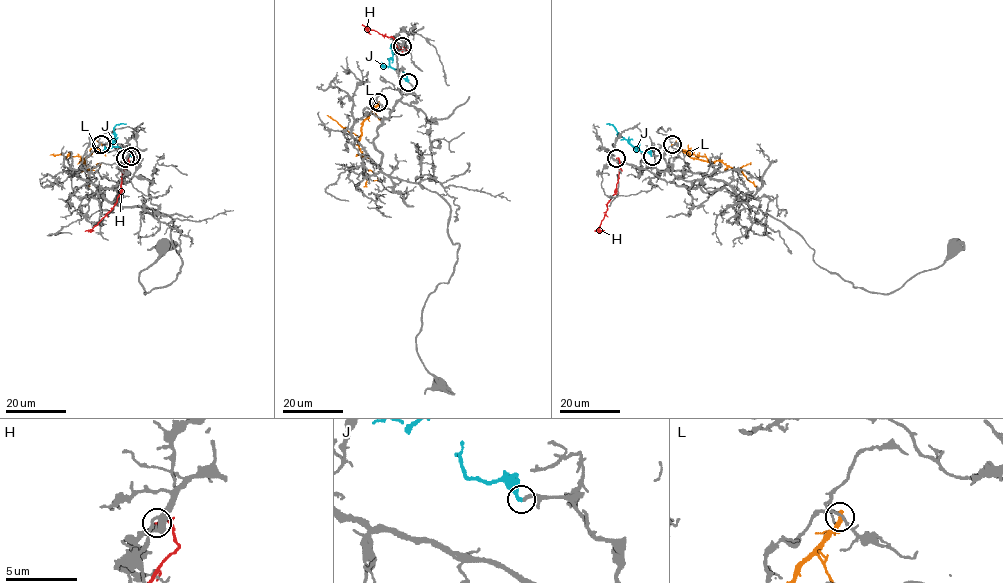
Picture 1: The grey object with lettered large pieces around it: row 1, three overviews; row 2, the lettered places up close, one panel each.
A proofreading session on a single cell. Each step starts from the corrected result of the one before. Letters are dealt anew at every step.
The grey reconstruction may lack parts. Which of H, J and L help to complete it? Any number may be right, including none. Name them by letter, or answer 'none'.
J

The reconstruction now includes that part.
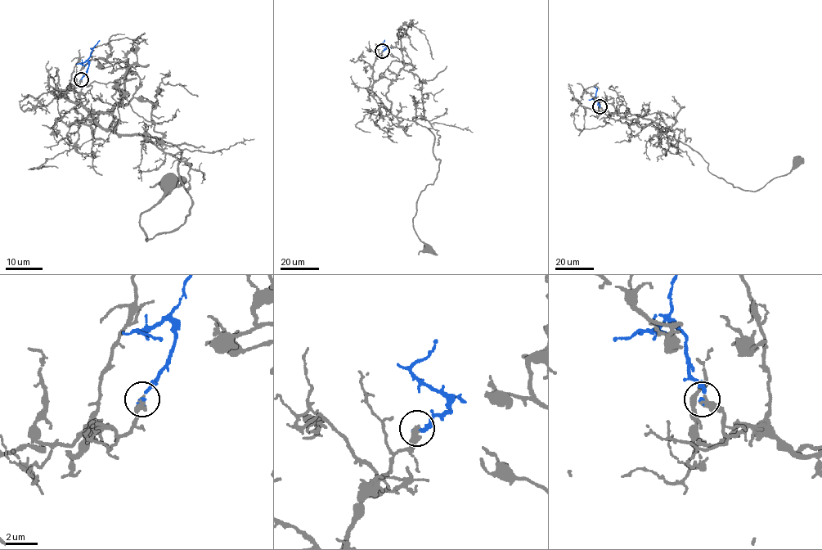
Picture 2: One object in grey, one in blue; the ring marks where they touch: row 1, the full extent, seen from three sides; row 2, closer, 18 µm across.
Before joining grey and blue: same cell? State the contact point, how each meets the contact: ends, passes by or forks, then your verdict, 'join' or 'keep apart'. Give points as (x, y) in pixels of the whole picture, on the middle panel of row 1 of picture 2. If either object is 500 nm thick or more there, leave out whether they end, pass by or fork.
(382, 51) | grey ends | blue ends | join

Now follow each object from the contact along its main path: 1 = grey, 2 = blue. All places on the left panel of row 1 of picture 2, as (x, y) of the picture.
1: (81, 79), (62, 94), (103, 128), (181, 151), (190, 214), (146, 240), (140, 215), (165, 184)
2: (81, 79), (87, 69), (92, 48), (98, 41)

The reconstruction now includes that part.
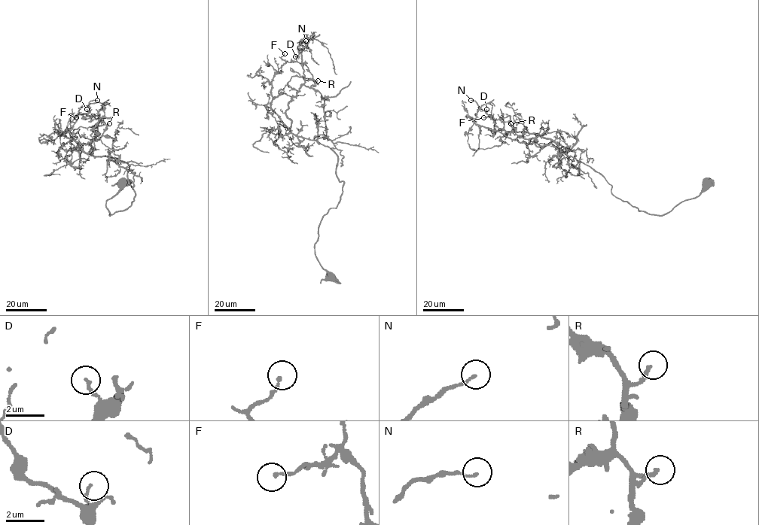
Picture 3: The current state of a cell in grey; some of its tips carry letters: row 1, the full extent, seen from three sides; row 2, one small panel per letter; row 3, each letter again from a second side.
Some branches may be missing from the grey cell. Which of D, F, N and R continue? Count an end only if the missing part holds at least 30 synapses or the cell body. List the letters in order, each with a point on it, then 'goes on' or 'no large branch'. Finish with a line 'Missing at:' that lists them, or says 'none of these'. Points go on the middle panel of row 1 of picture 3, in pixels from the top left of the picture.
D: place (295, 56); no large branch
F: place (285, 53); no large branch
N: place (306, 40); no large branch
R: place (318, 80); goes on
Missing at: R

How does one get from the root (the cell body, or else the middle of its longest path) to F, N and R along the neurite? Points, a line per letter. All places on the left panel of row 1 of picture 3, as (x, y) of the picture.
F: (120, 184), (106, 201), (109, 215), (134, 200), (129, 165), (86, 154), (66, 138), (62, 132), (76, 117)
N: (120, 184), (109, 215), (135, 192), (126, 162), (77, 146), (106, 128), (88, 116), (97, 100)
R: (120, 184), (106, 201), (109, 215), (134, 200), (129, 165), (77, 146), (98, 140), (109, 123)

